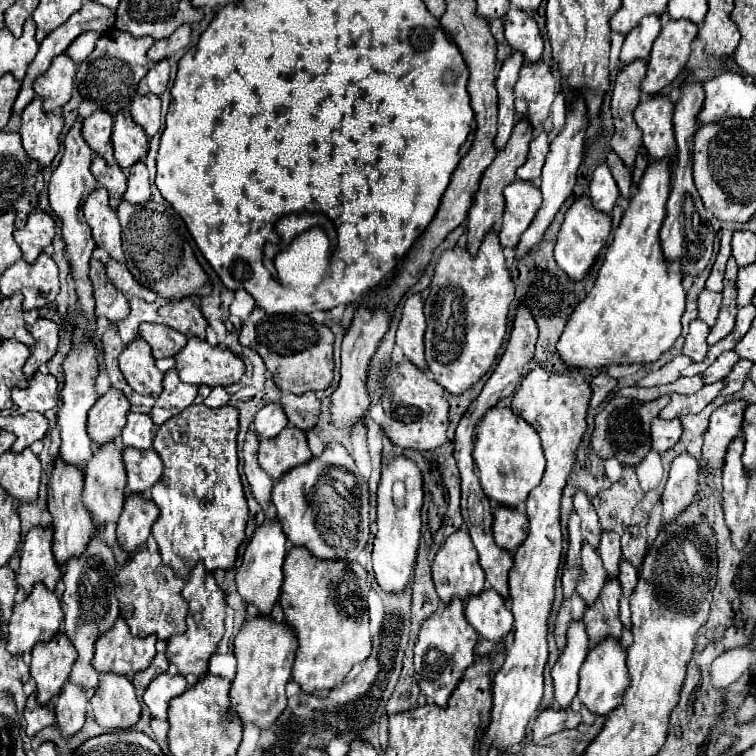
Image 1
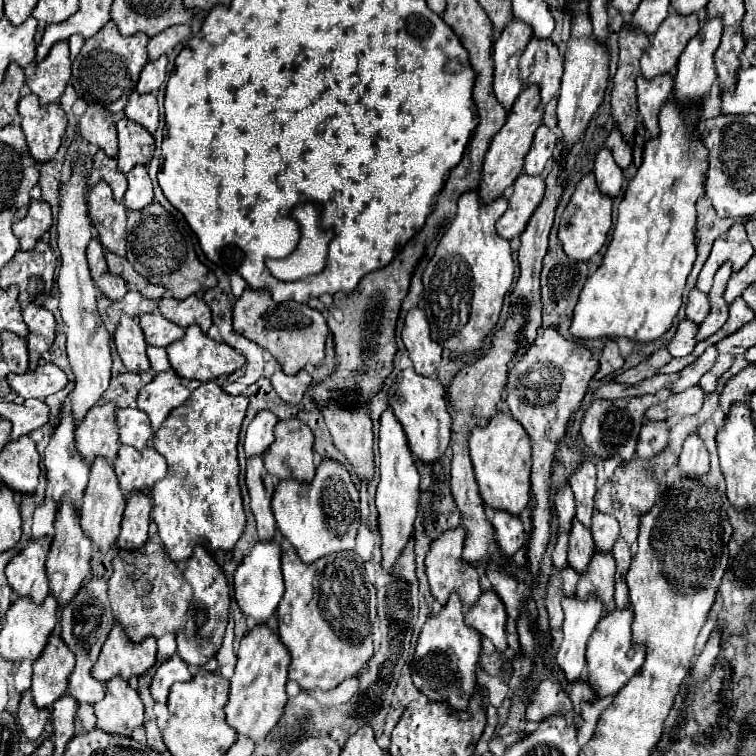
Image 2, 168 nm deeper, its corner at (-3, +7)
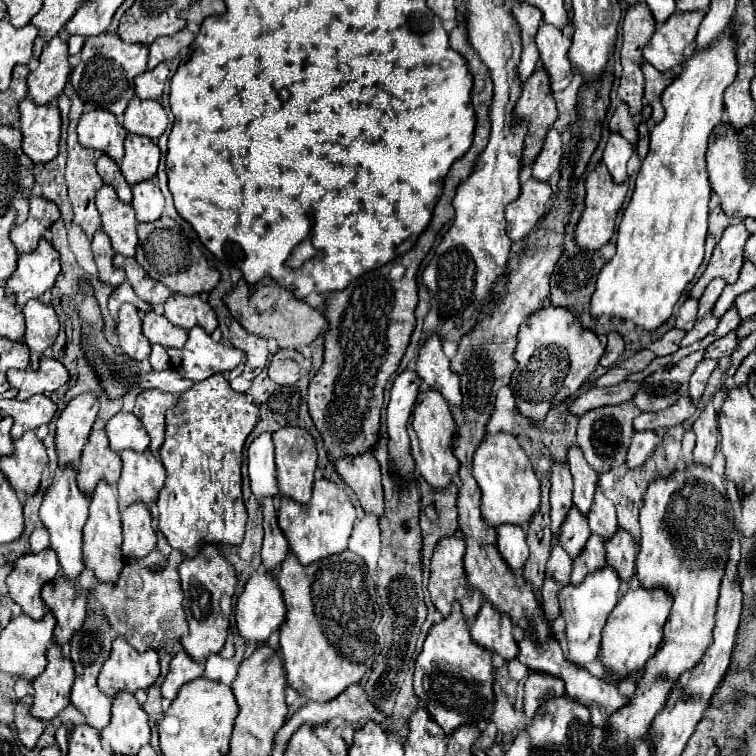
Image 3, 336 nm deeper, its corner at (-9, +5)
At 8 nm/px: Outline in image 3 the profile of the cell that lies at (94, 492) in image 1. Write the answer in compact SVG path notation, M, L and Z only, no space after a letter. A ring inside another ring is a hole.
M97 483L95 493L91 497L89 519L83 529L83 563L89 567L99 581L117 581L119 571L123 567L123 527L121 527L121 513L119 501L115 497L115 489L109 483Z

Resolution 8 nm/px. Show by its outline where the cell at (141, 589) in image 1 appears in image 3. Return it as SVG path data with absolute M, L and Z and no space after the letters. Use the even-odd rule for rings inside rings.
M153 549L141 559L125 559L117 583L101 583L95 589L111 627L123 635L139 653L149 649L165 649L187 635L187 621L183 611L183 589L177 569L169 567L167 557Z

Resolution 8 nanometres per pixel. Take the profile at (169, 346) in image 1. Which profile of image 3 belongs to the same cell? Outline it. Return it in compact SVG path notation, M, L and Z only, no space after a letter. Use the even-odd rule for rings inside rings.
M155 311L145 313L143 317L143 335L151 343L159 343L163 347L183 347L187 341L187 331L175 327L167 321L165 315L157 315Z

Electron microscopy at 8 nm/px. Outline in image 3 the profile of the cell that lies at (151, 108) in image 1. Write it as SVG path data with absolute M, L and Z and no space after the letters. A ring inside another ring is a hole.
M133 97L127 111L125 111L125 121L123 127L129 133L143 135L149 139L159 139L167 127L167 115L165 109L159 101L149 99L143 101L139 97Z

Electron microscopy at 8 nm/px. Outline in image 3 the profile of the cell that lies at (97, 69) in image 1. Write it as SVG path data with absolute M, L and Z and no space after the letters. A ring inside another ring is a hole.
M101 33L97 37L89 37L81 49L81 61L73 67L71 83L75 93L83 103L93 105L95 109L111 111L113 115L121 115L127 109L127 103L135 97L133 79L147 71L147 55L149 47L143 43L125 43L117 33Z

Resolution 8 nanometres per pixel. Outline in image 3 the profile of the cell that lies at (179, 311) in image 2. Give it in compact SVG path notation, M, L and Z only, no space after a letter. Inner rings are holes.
M179 293L171 295L165 301L165 317L173 325L179 325L187 331L193 329L195 325L199 325L211 335L217 327L215 311L211 309L209 303L201 301L199 295L193 295L193 297L185 297L185 295L179 295Z

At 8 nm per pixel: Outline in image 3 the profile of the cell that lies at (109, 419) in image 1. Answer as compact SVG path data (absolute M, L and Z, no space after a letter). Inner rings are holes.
M95 429L89 435L89 441L83 449L81 455L81 465L79 465L79 487L83 491L93 493L95 483L105 479L109 485L115 485L121 475L121 457L111 451L107 443L107 433L105 429Z

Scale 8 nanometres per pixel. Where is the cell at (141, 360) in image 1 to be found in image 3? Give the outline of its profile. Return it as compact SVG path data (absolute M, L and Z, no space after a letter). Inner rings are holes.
M125 303L117 317L117 331L119 331L119 345L125 355L129 355L135 361L149 359L151 343L141 333L141 317L137 315L137 309L129 303Z

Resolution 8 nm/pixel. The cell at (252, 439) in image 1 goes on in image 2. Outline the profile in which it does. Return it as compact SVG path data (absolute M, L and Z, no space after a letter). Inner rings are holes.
M253 457L247 461L247 487L251 497L251 511L257 521L259 541L271 541L277 531L271 513L271 491L275 485L277 481L269 479L261 457Z

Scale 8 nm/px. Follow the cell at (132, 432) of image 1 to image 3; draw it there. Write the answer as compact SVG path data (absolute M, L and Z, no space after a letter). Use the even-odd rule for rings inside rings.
M117 413L107 421L107 437L109 447L115 453L121 453L123 449L133 449L143 453L149 447L147 431L143 431L143 423L133 413Z

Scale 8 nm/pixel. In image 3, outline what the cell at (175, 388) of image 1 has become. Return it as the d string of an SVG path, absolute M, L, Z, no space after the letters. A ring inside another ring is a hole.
M143 391L137 397L133 413L143 421L149 437L151 437L151 451L157 451L163 445L163 435L165 435L165 413L167 409L175 407L179 395L167 395L163 391Z

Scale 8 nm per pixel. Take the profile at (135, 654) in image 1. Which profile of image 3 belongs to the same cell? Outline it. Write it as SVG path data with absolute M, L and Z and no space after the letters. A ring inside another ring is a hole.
M123 637L113 641L109 659L99 673L99 689L113 697L117 691L147 689L159 677L159 655L155 649L147 653L135 651Z

